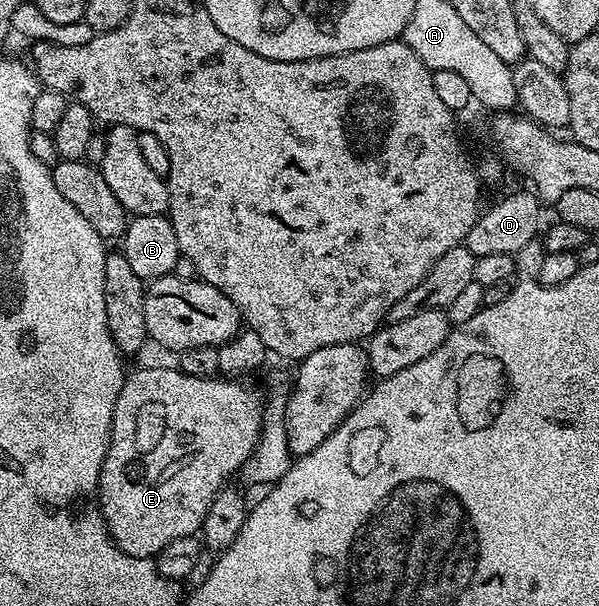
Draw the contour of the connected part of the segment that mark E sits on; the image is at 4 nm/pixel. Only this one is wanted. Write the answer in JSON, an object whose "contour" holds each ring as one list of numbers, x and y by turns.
{"contour":[[142,367,139,371,131,370,126,376,126,383,120,389,120,397,116,397,116,409,112,413,112,429,110,430,110,444,108,453,104,457,104,465,100,469,100,481,98,482,98,502,102,508,102,516,106,518,106,527,110,530,110,536,114,538,114,544,122,552,132,557,149,559,157,557,176,537,188,537,198,535,202,529,202,522,216,497,216,493,227,486,229,475,237,476,241,472,244,461,256,449,258,438,262,432,262,408,263,396,258,395,254,387,245,387,245,382,234,377,203,377,201,375,189,375,183,371,170,367]]}

